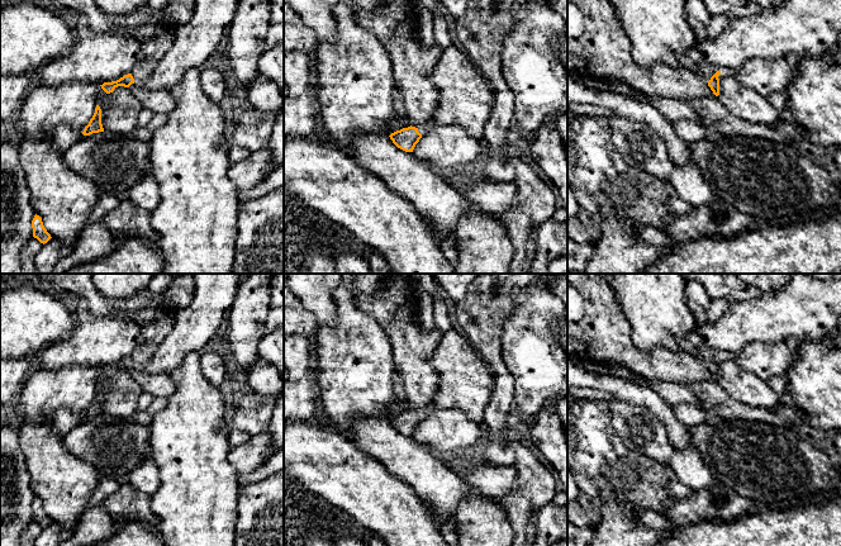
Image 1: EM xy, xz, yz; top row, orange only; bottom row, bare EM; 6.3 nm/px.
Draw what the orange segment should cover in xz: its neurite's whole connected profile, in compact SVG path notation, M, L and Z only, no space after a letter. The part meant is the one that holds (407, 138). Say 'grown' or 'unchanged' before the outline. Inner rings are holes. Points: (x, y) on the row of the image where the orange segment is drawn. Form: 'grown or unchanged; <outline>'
grown; M426 123L418 128L410 125L391 133L389 137L398 148L405 152L413 152L419 139L427 134L433 128L433 125L433 123Z

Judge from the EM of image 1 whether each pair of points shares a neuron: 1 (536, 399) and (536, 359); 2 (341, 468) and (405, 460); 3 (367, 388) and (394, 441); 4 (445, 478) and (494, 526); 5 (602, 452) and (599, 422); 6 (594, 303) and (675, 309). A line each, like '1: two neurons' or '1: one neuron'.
1: one neuron
2: two neurons
3: two neurons
4: two neurons
5: one neuron
6: two neurons

